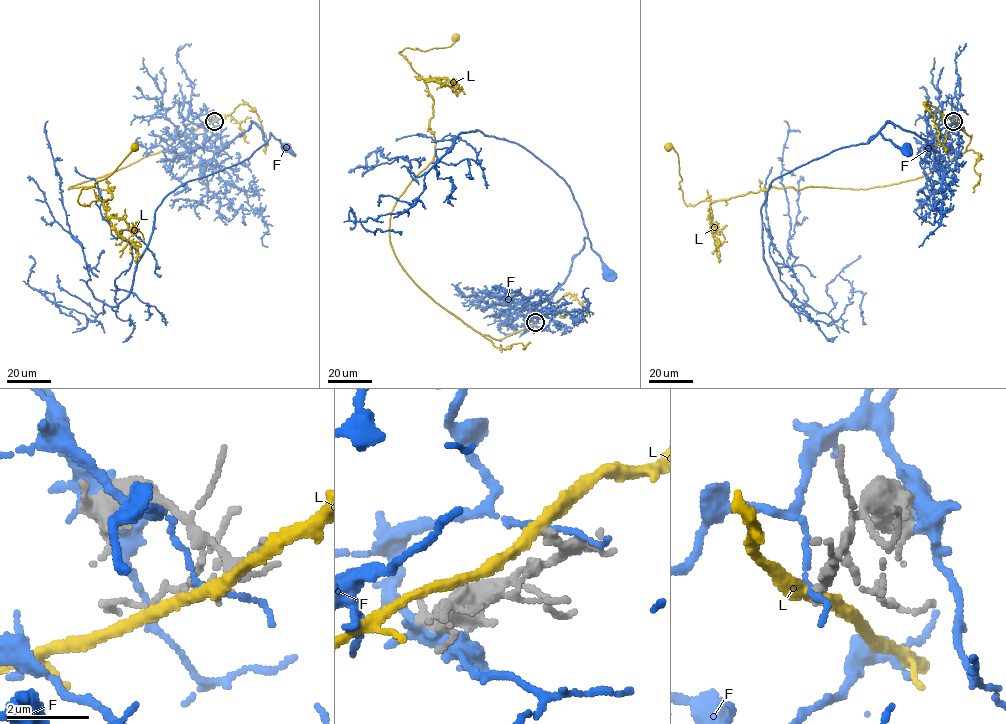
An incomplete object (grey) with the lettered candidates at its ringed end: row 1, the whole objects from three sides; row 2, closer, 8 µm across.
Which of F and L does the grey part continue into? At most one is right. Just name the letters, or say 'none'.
none

